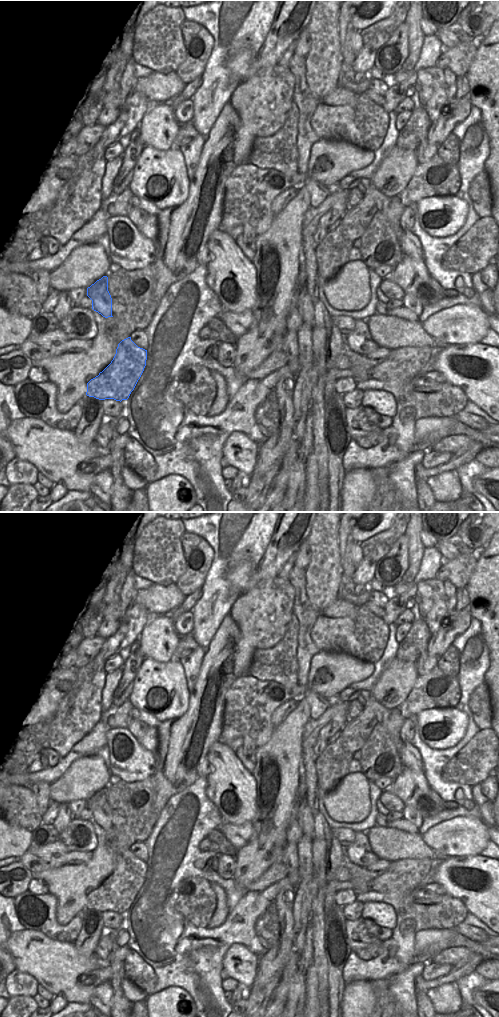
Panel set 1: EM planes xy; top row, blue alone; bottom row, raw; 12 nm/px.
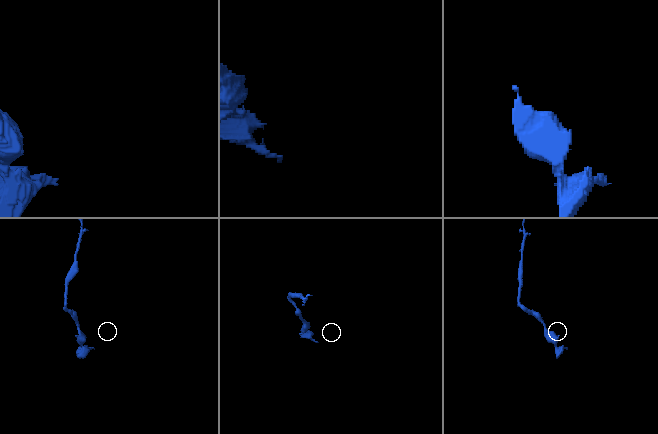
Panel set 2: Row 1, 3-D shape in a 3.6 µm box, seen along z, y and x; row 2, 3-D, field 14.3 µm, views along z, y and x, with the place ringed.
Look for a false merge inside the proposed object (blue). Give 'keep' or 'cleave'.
cleave

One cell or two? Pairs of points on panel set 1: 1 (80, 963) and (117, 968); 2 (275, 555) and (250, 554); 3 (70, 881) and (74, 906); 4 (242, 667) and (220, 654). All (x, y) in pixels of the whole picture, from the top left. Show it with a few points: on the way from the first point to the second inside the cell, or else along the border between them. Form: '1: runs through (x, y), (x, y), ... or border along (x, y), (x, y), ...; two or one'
1: border along (115, 957), (109, 960), (109, 964); two
2: border along (271, 533), (271, 539), (264, 554), (251, 575); two
3: runs through (71, 887), (71, 894), (75, 900); one
4: border along (239, 632), (235, 652), (232, 655); two

